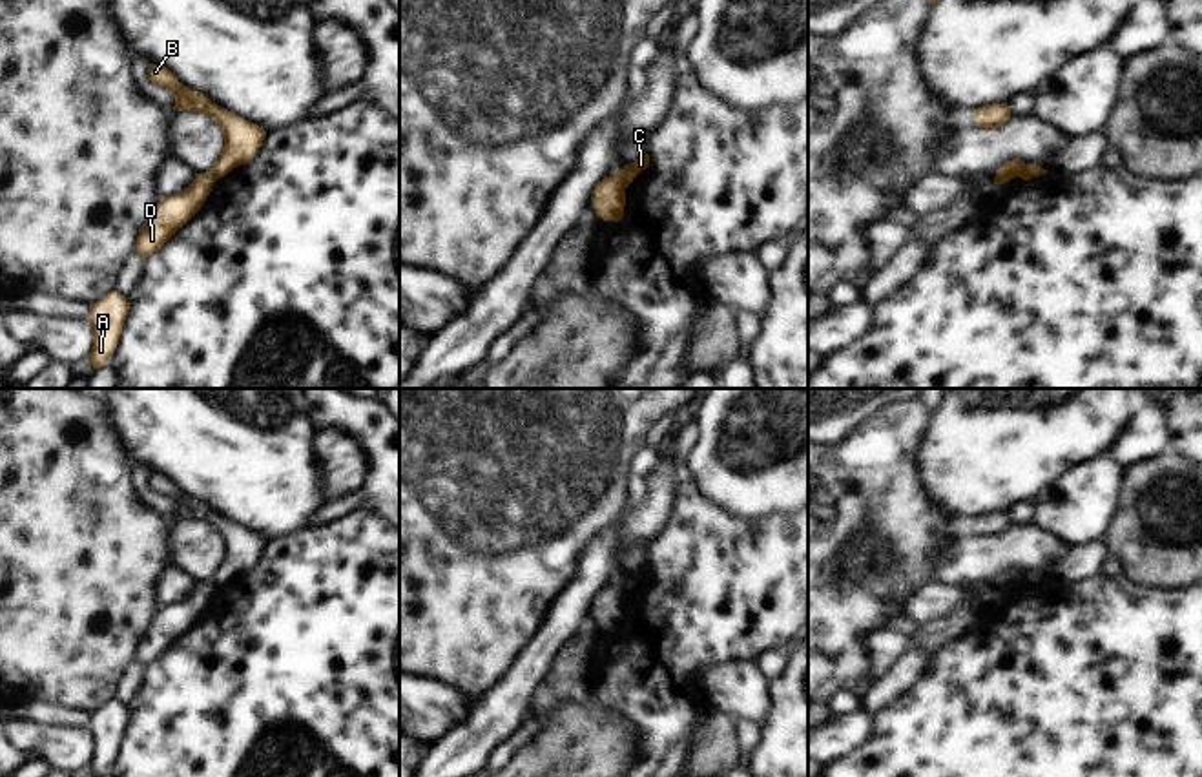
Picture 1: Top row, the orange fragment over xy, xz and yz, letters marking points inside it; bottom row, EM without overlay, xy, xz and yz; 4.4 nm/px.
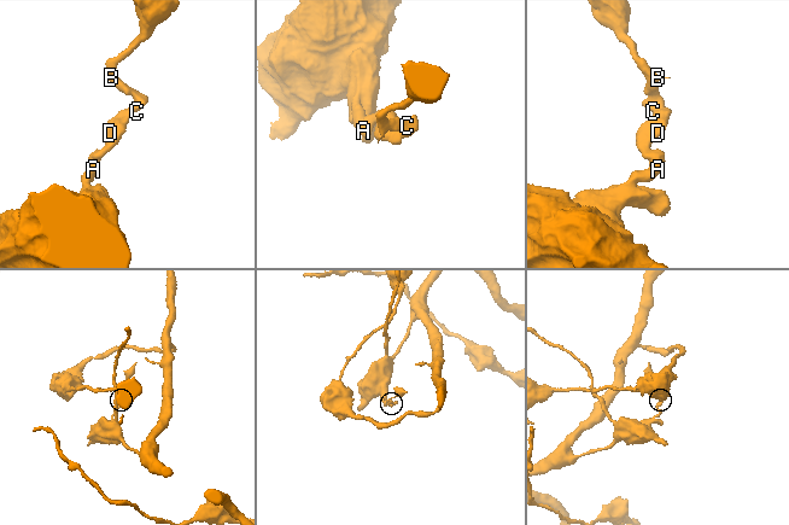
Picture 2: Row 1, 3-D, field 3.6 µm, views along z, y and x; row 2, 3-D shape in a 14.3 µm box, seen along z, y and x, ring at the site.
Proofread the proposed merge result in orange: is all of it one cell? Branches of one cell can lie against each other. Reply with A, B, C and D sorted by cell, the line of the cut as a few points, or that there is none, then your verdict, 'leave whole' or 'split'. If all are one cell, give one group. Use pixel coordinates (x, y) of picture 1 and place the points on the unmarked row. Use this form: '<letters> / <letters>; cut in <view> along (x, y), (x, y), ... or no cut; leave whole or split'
A D / B C; cut in yz along (1025, 573), (1013, 582), (998, 584); split

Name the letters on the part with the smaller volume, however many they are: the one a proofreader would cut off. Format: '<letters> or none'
B, C

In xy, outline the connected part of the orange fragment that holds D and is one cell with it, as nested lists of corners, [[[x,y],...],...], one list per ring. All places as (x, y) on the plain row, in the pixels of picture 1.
[[[213,580],[195,582],[193,591],[184,600],[159,607],[139,638],[137,660],[142,666],[150,666],[157,660],[201,618],[215,589]]]

